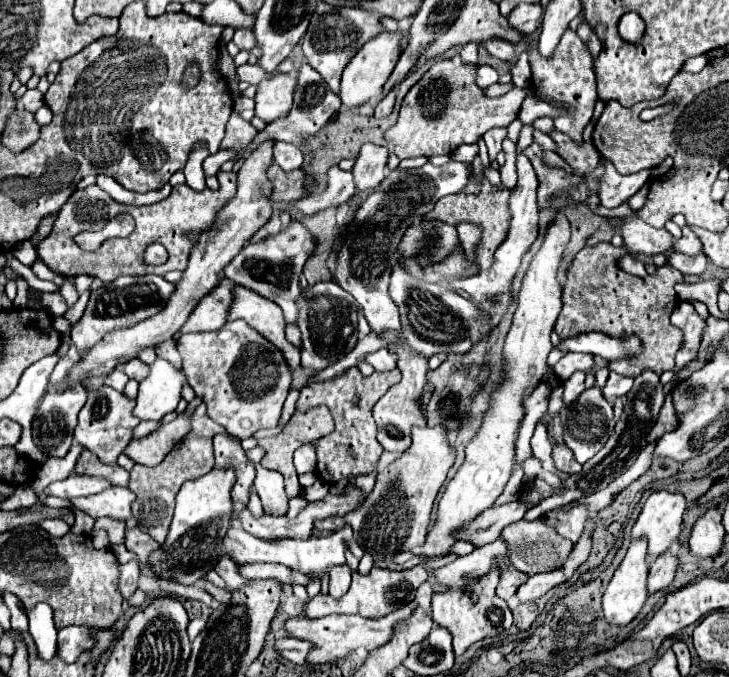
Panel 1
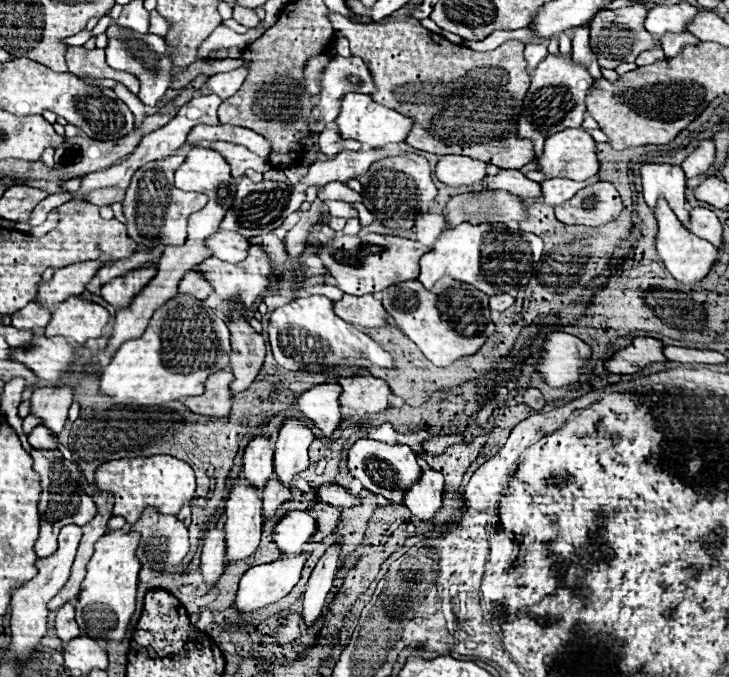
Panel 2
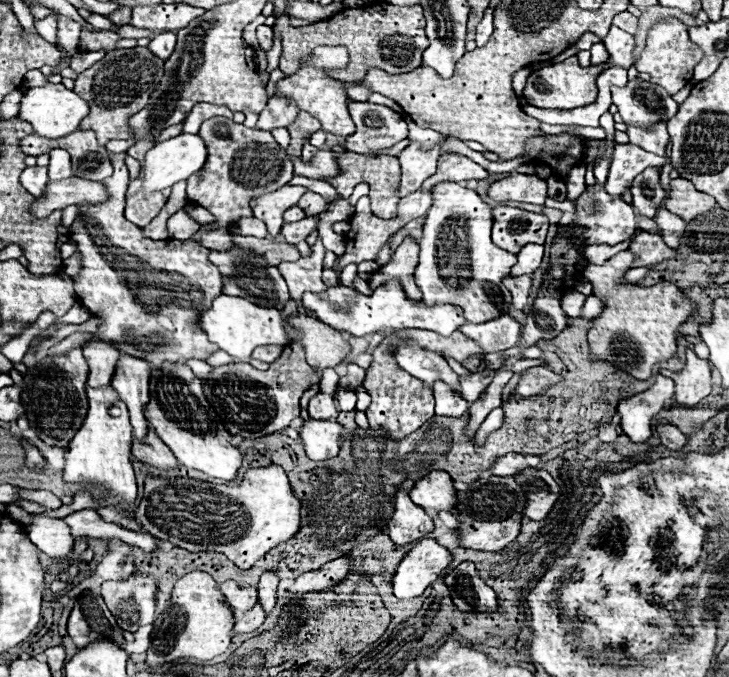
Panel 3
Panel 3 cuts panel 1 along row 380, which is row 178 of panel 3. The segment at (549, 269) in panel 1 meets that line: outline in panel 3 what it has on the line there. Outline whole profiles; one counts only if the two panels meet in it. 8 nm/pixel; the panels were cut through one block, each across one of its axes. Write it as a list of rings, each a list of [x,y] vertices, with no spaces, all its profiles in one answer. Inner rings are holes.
[[[512,174],[508,178],[492,182],[488,188],[488,196],[498,202],[514,200],[514,202],[528,202],[542,206],[546,200],[546,182],[538,176]]]

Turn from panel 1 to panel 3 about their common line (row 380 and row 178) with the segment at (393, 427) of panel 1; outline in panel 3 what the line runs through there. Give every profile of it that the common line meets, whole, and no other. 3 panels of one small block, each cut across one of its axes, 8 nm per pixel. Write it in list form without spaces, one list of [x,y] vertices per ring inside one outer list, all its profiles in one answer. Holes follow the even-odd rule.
[[[418,142],[410,144],[398,154],[400,160],[400,184],[398,184],[398,196],[406,196],[422,186],[422,182],[436,172],[436,160],[440,158],[440,146],[432,146],[428,150],[422,150]]]

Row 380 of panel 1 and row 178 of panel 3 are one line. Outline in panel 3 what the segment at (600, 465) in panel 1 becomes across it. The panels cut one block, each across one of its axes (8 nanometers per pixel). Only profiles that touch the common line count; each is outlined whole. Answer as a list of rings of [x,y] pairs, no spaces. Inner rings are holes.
[[[650,166],[646,168],[644,172],[640,172],[632,186],[630,186],[630,192],[632,192],[632,206],[642,214],[642,216],[648,216],[652,218],[654,212],[660,208],[660,204],[664,202],[666,198],[666,192],[662,188],[662,182],[660,182],[660,172],[658,168]]]

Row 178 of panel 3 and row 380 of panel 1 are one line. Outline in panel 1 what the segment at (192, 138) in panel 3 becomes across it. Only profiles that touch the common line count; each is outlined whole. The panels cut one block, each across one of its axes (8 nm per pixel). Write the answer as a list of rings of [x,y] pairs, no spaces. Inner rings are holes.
[[[158,358],[150,366],[150,376],[140,382],[136,396],[134,416],[140,420],[162,420],[166,414],[174,412],[180,402],[180,390],[186,382],[186,374],[176,370],[164,358]]]

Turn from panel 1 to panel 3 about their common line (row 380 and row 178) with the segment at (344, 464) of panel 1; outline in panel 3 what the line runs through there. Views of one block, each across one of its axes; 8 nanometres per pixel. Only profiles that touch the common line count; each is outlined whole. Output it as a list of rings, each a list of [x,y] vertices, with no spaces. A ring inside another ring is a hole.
[[[334,152],[334,156],[336,156],[336,162],[338,162],[338,168],[340,168],[340,174],[336,174],[332,178],[326,178],[326,182],[336,188],[338,196],[340,198],[348,198],[352,194],[352,190],[354,190],[356,184],[366,182],[366,184],[370,184],[368,198],[370,198],[370,204],[372,204],[372,212],[378,218],[394,218],[396,216],[396,204],[400,200],[398,196],[394,196],[396,186],[398,186],[398,180],[400,180],[400,164],[398,164],[398,158],[396,156],[362,158],[358,154],[350,154],[350,152],[344,152],[344,154]]]

